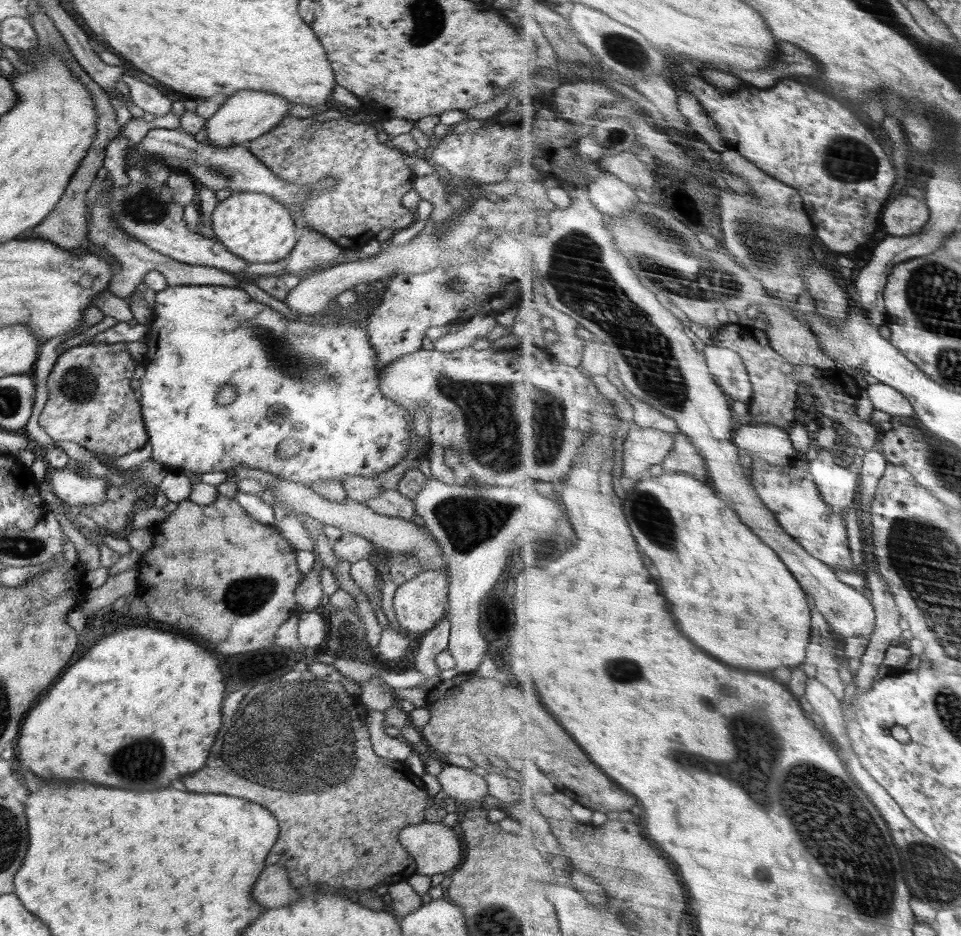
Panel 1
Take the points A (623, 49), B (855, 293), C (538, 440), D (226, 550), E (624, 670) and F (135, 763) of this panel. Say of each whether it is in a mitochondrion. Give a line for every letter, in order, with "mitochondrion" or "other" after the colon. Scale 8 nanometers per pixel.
A: mitochondrion
B: other
C: mitochondrion
D: other
E: mitochondrion
F: mitochondrion

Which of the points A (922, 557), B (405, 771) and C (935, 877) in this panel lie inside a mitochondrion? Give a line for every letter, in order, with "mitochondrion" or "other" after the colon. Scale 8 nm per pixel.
A: mitochondrion
B: other
C: mitochondrion

